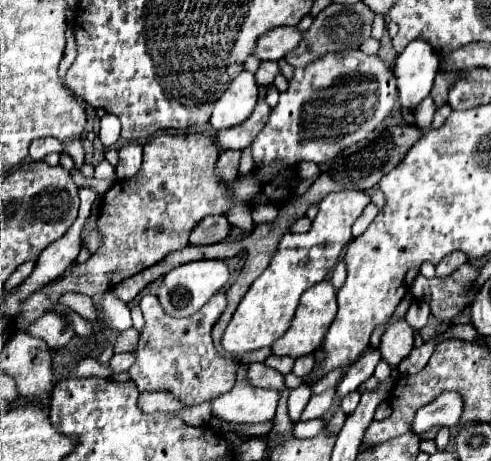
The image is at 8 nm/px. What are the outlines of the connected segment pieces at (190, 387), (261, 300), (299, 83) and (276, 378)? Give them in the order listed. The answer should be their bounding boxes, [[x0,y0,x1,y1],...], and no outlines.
[[130,291,236,405],[222,191,370,353],[252,51,398,167],[248,363,284,391]]

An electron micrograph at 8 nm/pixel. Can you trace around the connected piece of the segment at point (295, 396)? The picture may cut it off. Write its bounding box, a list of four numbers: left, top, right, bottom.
[288,383,310,423]

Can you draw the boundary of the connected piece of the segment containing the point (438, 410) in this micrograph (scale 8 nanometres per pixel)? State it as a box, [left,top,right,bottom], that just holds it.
[412,391,462,435]

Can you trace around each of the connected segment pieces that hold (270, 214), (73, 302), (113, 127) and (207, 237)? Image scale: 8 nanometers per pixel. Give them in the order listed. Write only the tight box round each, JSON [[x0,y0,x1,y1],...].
[[251,205,278,225],[60,293,98,321],[98,115,120,147],[190,215,232,245]]

